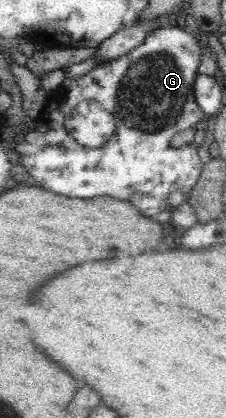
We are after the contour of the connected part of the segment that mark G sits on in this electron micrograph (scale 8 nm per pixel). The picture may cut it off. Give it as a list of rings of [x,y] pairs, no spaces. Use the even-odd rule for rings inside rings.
[[[179,26],[155,28],[131,52],[105,64],[99,64],[78,78],[63,79],[44,105],[38,120],[39,126],[34,126],[35,131],[19,136],[21,140],[16,150],[29,176],[33,176],[39,186],[61,196],[77,199],[102,196],[116,198],[130,202],[151,218],[156,218],[159,212],[172,212],[189,198],[191,189],[200,179],[204,167],[198,150],[207,139],[199,130],[193,143],[179,148],[169,145],[177,132],[195,128],[205,118],[194,95],[195,79],[200,74],[198,70],[201,64],[201,49],[197,37]],[[84,100],[97,101],[115,119],[115,132],[111,134],[111,139],[99,148],[87,148],[73,141],[73,136],[64,125],[66,116]]]

